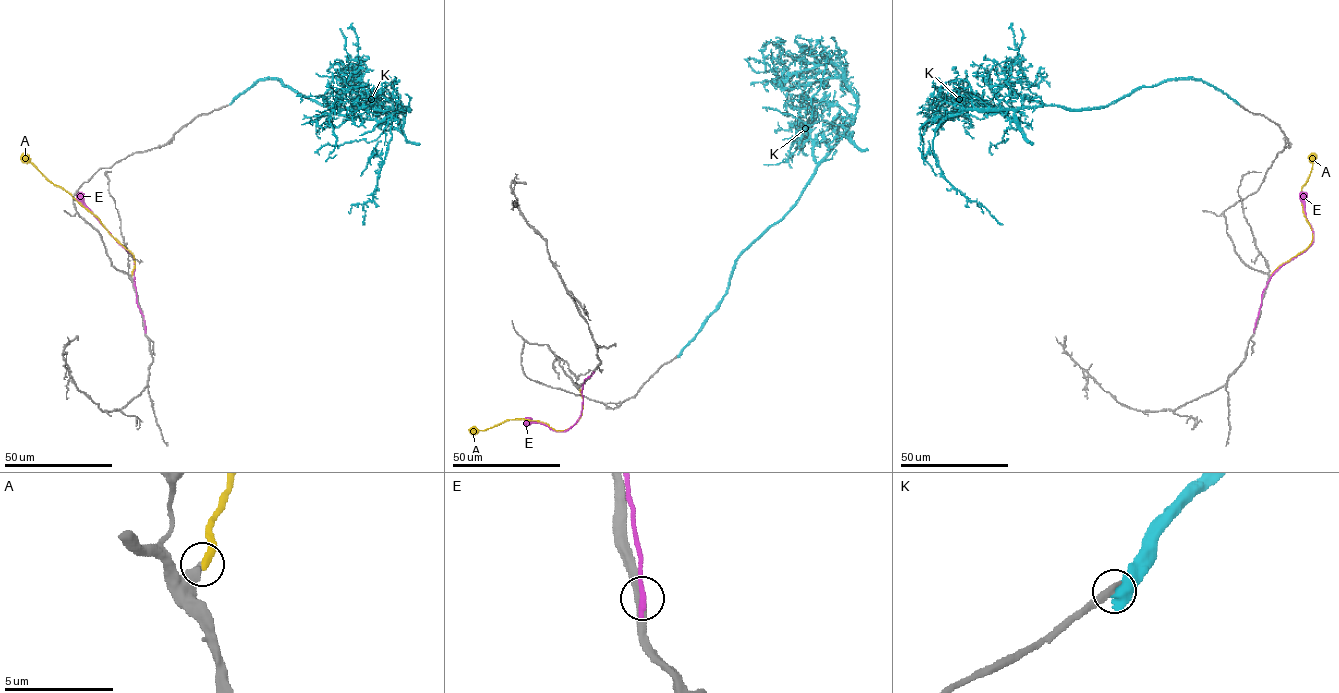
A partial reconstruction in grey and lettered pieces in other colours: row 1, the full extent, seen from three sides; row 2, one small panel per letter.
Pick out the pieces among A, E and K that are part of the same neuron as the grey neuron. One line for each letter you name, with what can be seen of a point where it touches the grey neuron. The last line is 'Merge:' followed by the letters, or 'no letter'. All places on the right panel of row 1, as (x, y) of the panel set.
A: (1271, 275)
Merge: A

